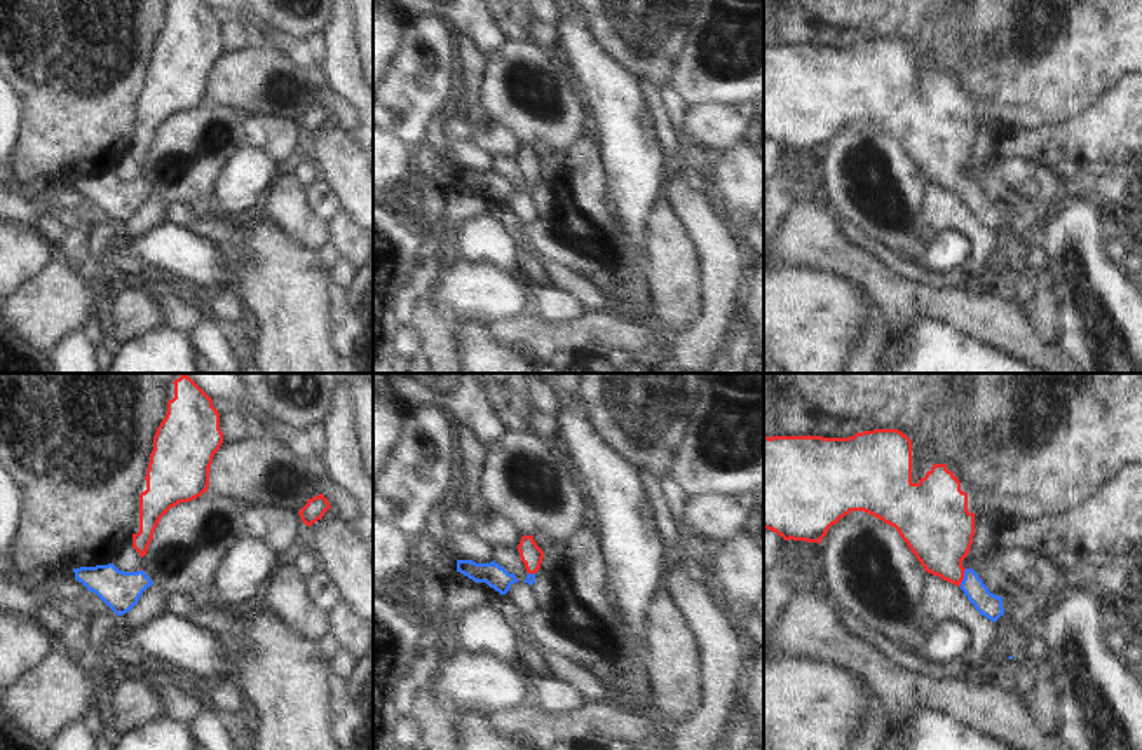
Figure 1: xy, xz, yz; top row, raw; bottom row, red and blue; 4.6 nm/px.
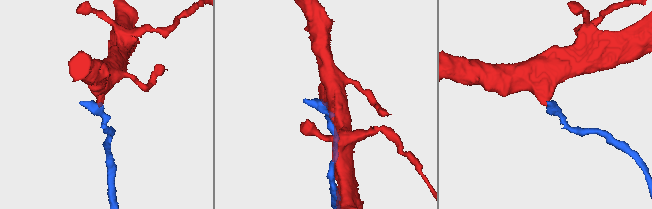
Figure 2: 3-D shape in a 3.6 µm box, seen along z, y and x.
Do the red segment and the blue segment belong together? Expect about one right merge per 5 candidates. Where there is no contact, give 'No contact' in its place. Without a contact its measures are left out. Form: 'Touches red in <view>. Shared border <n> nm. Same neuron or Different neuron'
Touches red in yz. Shared border 90 nm. Same neuron.

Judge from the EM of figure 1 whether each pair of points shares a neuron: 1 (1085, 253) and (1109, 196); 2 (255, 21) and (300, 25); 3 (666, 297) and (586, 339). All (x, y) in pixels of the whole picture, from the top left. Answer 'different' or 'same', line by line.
1: different
2: different
3: different

